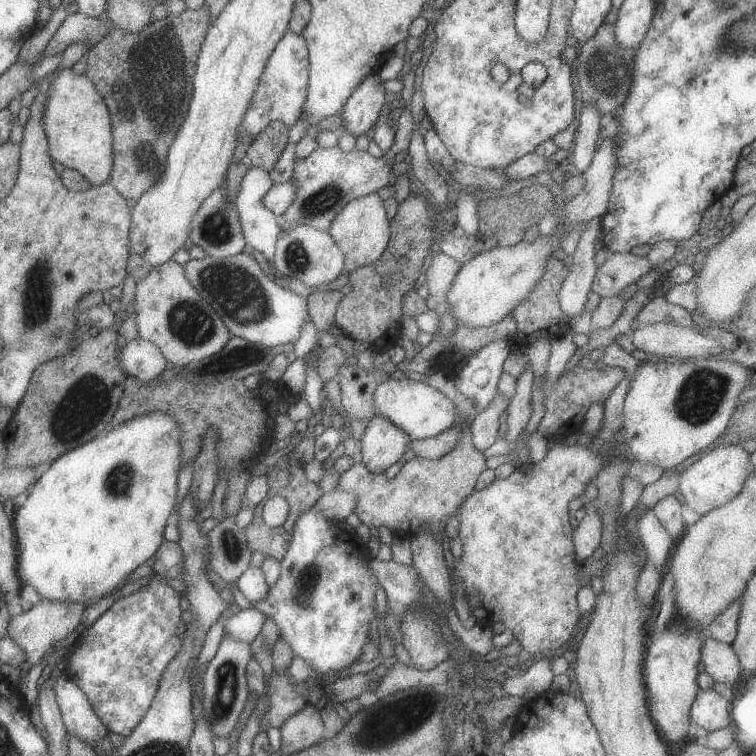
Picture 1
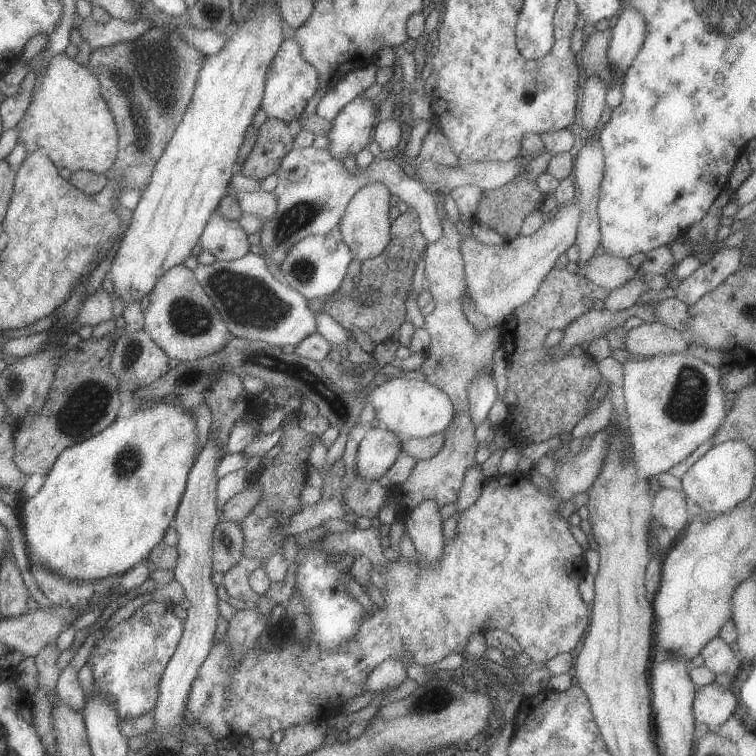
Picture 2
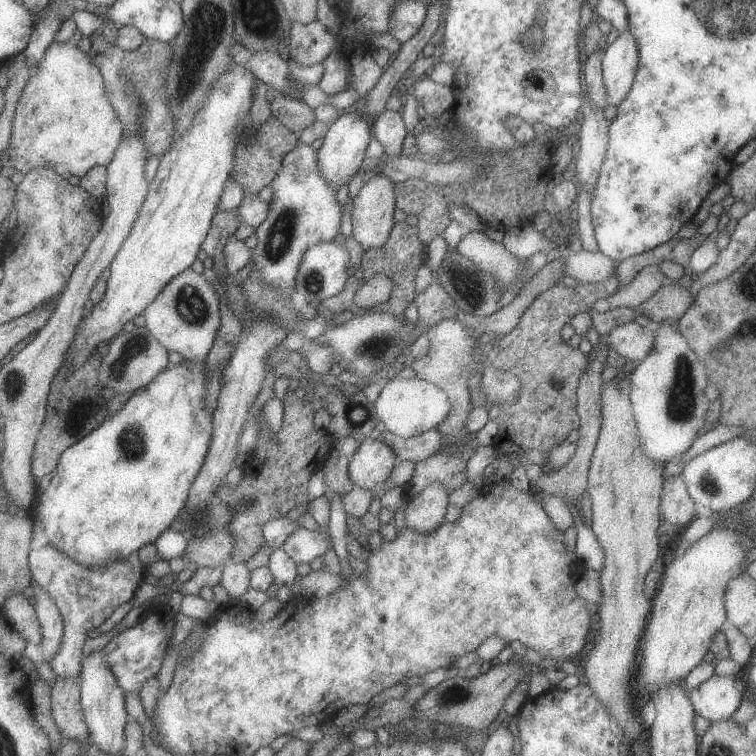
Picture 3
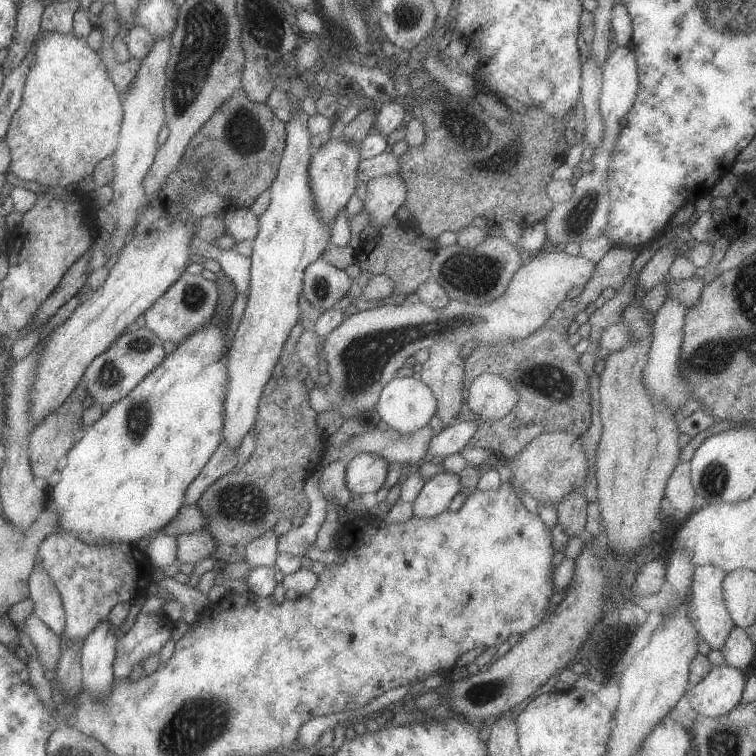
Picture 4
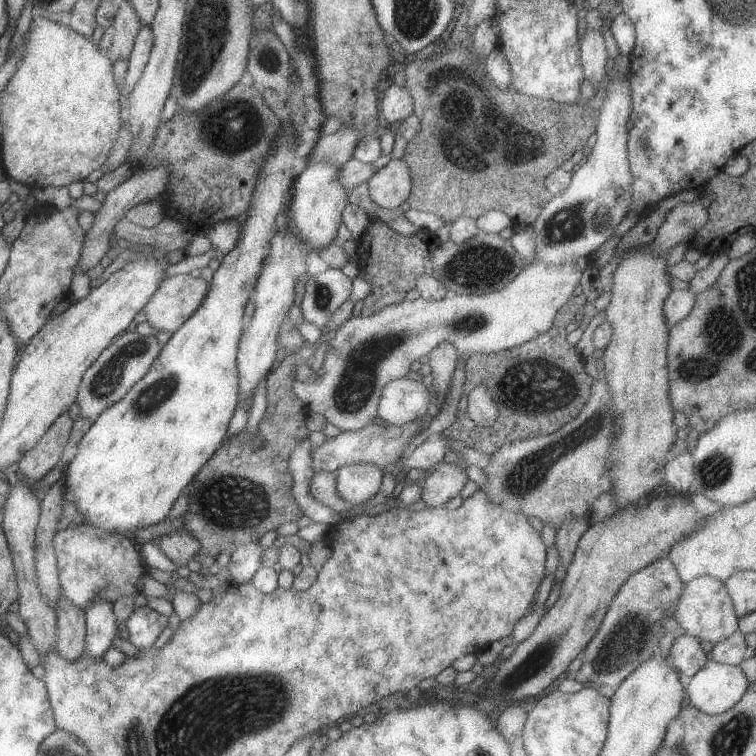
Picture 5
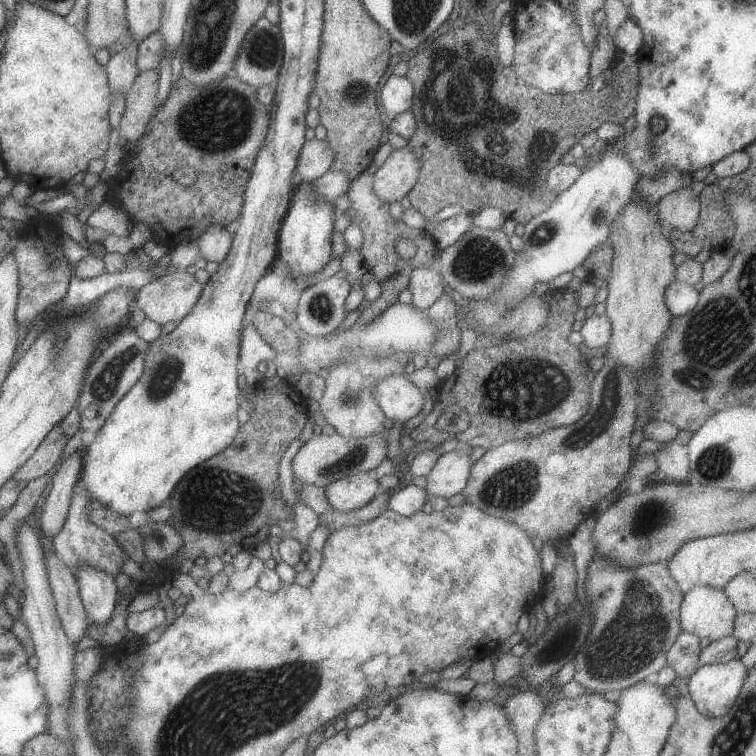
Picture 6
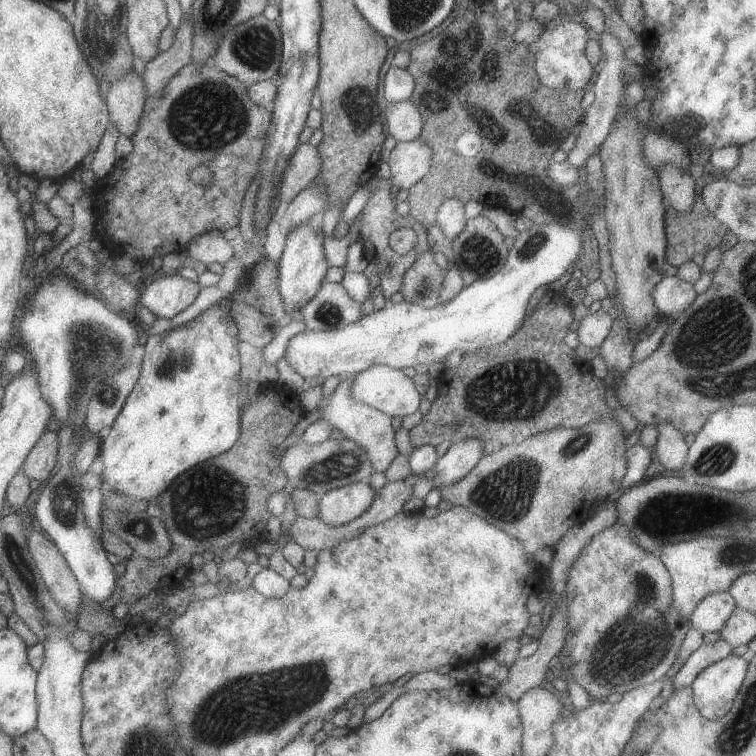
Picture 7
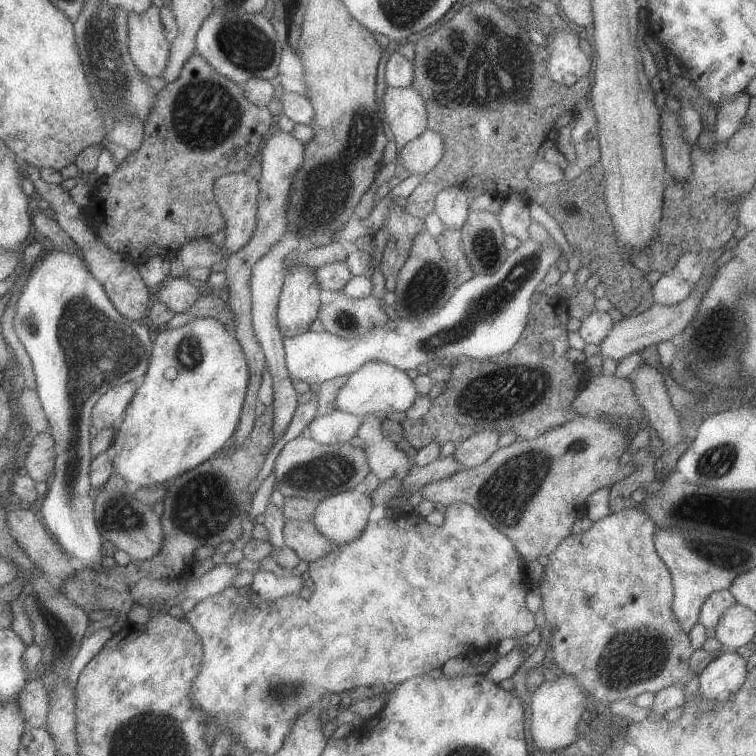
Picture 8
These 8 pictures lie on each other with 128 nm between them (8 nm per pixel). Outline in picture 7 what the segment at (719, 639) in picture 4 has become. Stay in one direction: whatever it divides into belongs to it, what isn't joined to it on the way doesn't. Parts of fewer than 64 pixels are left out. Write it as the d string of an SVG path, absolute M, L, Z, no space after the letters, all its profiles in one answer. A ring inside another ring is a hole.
M728 591L714 592L704 596L692 610L688 622L702 634L721 632L726 620L737 608Z

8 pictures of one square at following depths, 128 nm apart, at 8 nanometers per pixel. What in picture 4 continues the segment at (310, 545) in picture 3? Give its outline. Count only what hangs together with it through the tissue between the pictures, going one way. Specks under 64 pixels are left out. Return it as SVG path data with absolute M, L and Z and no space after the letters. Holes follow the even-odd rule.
M321 468L310 474L304 485L304 493L308 497L308 514L304 517L302 525L292 527L286 534L277 538L279 554L292 553L304 556L306 549L315 543L321 525L327 517L327 500L318 488L319 479L322 477Z

